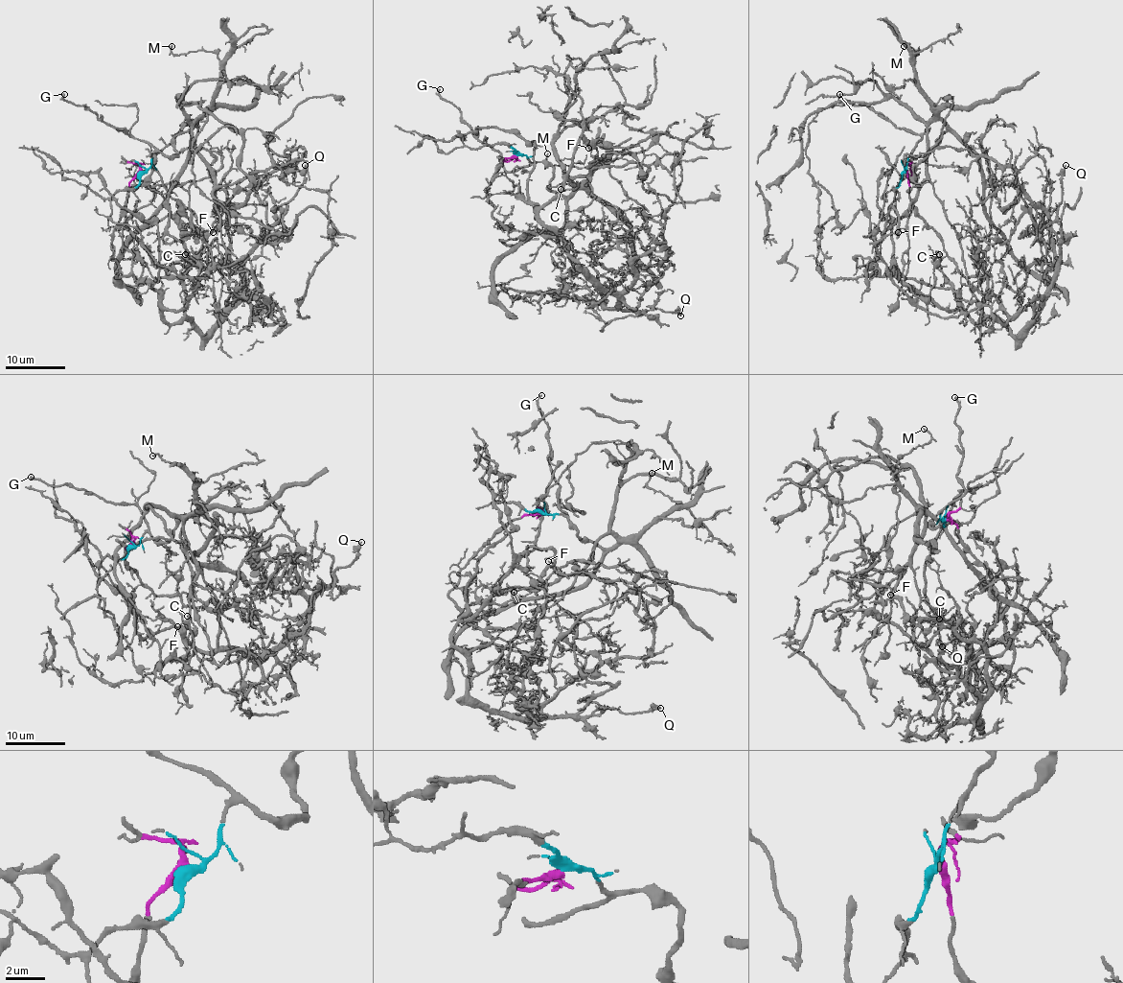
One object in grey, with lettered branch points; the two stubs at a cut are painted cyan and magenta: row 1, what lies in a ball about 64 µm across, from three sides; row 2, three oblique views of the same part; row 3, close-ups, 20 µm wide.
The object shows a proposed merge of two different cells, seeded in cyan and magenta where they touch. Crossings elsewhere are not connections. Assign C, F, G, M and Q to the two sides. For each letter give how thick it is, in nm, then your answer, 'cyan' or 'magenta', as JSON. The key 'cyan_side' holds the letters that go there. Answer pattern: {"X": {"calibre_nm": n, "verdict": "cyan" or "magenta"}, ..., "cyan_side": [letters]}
{"C": {"calibre_nm": 130, "verdict": "magenta"}, "F": {"calibre_nm": 110, "verdict": "cyan"}, "G": {"calibre_nm": 200, "verdict": "cyan"}, "M": {"calibre_nm": 140, "verdict": "cyan"}, "Q": {"calibre_nm": 240, "verdict": "magenta"}, "cyan_side": ["F", "G", "M"]}

